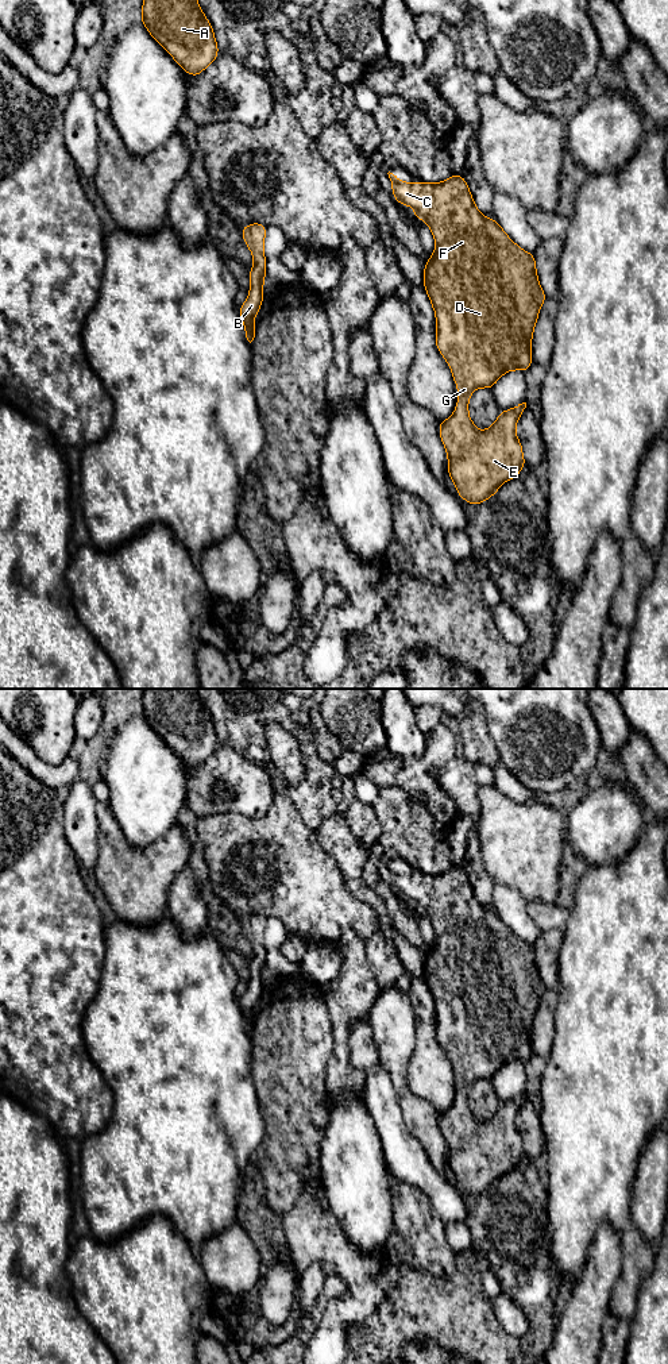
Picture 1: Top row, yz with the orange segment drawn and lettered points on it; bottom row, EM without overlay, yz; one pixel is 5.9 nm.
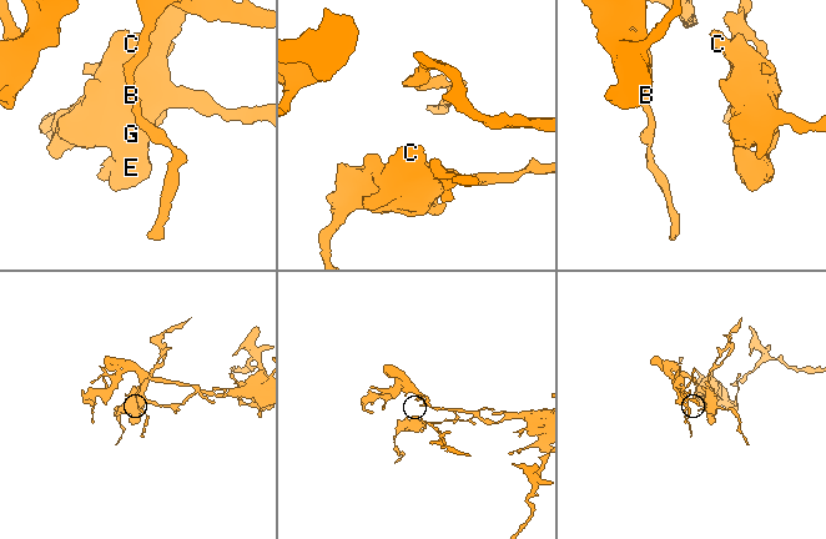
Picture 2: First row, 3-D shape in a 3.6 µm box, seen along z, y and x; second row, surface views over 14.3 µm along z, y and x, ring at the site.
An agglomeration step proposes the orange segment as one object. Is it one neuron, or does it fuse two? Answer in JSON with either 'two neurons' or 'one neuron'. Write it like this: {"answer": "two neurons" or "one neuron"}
{"answer": "one neuron"}

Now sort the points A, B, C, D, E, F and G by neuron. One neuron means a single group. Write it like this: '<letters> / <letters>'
A B C D E F G

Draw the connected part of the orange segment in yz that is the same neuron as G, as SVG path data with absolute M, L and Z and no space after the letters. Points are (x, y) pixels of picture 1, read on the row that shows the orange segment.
M390 172L387 174L394 199L401 205L413 205L413 215L430 227L436 240L436 250L424 269L424 286L436 312L436 347L451 366L452 378L457 384L457 406L449 419L439 424L439 431L449 462L448 474L457 494L475 506L497 494L499 486L517 477L526 465L522 446L516 435L516 425L526 402L499 412L497 421L489 429L478 431L468 416L470 396L476 388L491 389L509 370L529 369L533 363L530 352L533 328L547 296L538 284L534 255L520 248L495 219L487 219L479 212L463 176L452 174L437 184L408 184Z

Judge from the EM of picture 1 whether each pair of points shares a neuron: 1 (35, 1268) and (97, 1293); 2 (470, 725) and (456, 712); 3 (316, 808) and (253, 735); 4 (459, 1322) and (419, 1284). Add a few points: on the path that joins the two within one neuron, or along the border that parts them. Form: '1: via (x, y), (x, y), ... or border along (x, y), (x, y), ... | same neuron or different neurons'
1: border along (69, 1252), (66, 1272), (81, 1313) | different neurons
2: border along (467, 702), (464, 716), (458, 721) | different neurons
3: via (316, 777), (305, 740), (281, 719) | same neuron
4: via (450, 1313), (428, 1294) | same neuron

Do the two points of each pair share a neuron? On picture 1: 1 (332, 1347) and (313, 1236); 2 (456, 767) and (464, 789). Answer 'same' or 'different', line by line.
1: same
2: same

